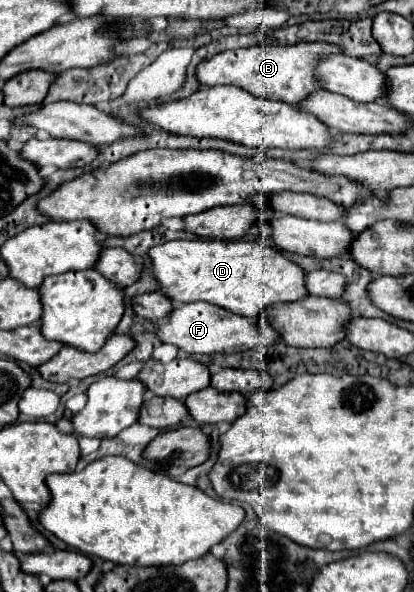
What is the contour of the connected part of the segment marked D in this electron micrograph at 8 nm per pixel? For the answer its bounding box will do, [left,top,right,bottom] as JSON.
[149,240,305,316]

